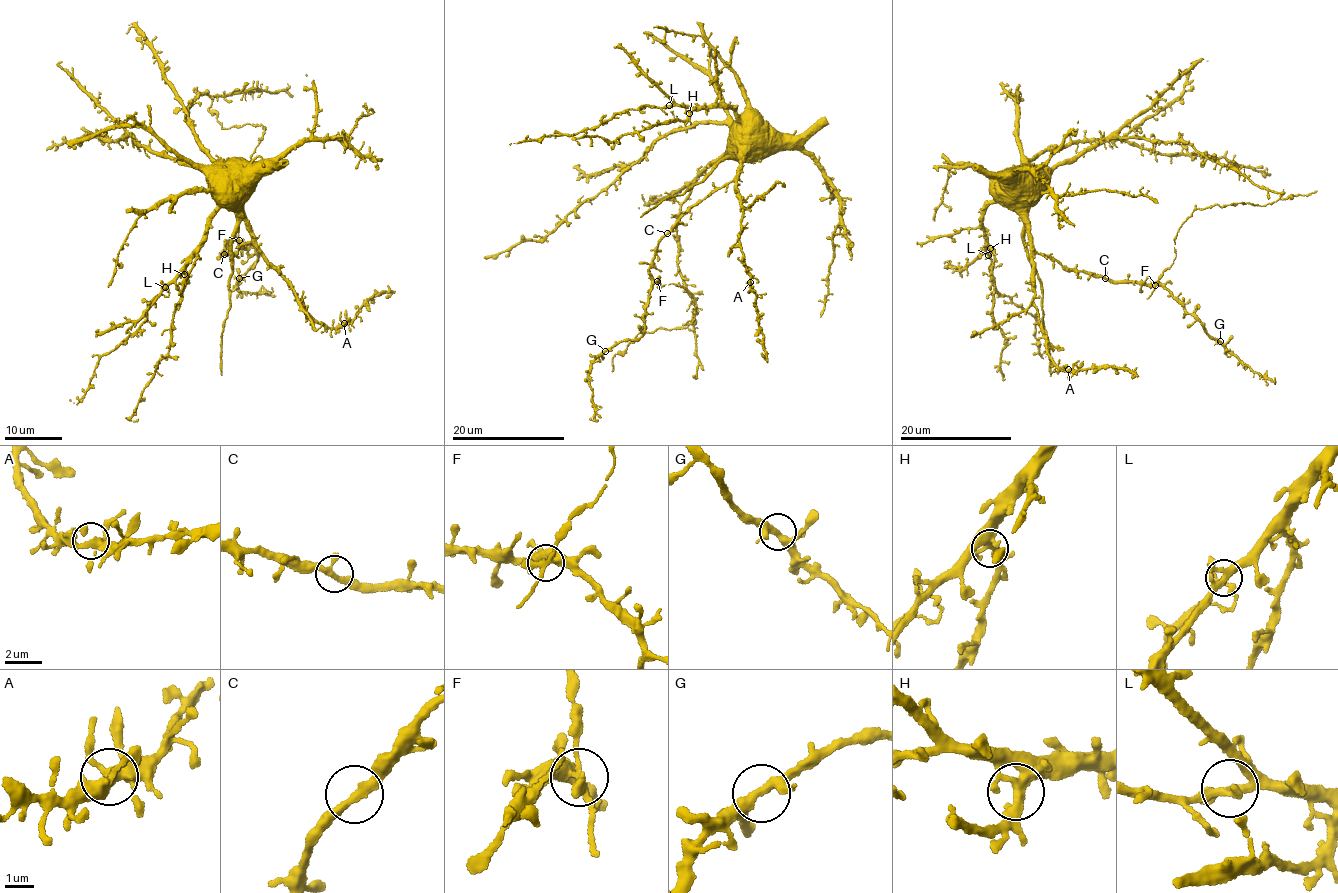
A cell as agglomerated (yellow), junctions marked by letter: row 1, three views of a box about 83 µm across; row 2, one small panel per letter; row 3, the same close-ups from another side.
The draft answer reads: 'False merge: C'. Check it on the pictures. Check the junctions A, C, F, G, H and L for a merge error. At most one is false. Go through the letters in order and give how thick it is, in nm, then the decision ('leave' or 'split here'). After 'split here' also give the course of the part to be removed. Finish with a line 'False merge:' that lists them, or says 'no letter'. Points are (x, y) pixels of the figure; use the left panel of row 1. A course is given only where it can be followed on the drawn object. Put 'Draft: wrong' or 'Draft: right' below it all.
A: 300 nm | leave
C: 260 nm | leave
F: 260 nm | leave
G: 280 nm | leave
H: 320 nm | leave
L: 260 nm | leave
False merge: no letter
Draft: wrong

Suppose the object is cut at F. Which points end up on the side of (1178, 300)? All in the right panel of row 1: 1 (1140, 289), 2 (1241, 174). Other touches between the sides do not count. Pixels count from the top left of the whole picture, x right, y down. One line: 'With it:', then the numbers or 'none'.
With it: 1, 2

